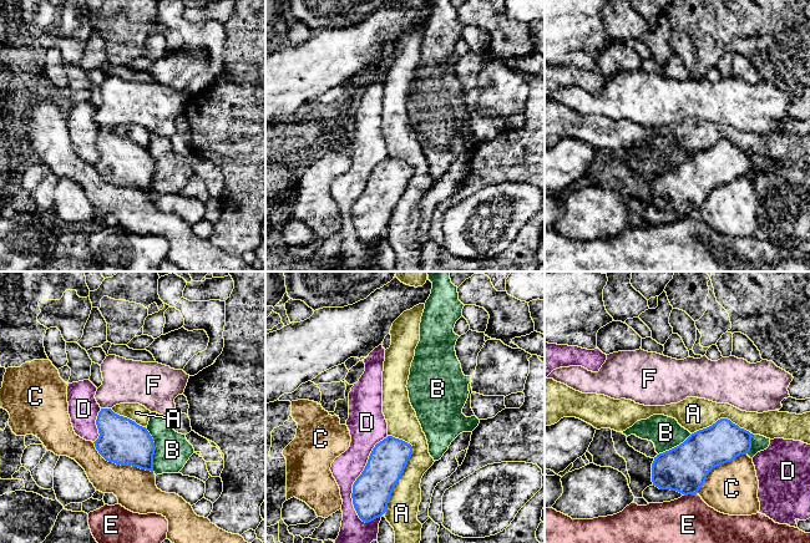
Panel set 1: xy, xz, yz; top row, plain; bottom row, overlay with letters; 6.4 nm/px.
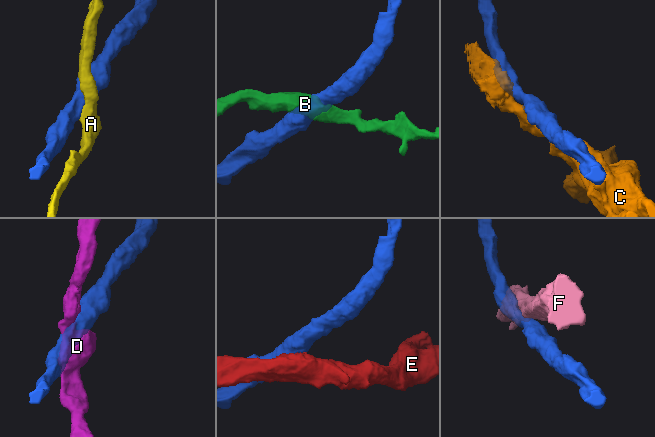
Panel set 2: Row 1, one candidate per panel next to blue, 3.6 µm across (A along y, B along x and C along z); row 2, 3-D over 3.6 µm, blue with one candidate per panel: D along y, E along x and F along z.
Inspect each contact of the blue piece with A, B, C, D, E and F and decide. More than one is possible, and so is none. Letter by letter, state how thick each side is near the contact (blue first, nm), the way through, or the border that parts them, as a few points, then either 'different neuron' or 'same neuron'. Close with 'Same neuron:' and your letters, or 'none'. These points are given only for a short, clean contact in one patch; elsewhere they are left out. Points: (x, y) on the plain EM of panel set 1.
A: 240/200 nm | different neuron
B: 300/240 nm | different neuron
C: 300/260 nm | different neuron
D: 260/190 nm | different neuron
E: 300/440 nm | different neuron
F: 300/280 nm | different neuron
Same neuron: none

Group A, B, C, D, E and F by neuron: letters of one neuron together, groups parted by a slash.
A / B / C / D / E / F

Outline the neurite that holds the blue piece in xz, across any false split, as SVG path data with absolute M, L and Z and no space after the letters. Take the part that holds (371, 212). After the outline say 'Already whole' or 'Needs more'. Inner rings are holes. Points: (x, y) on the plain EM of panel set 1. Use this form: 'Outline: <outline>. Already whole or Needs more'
Outline: M393 157L375 166L364 192L353 205L353 225L363 243L369 244L386 233L411 176L412 167Z. Already whole

